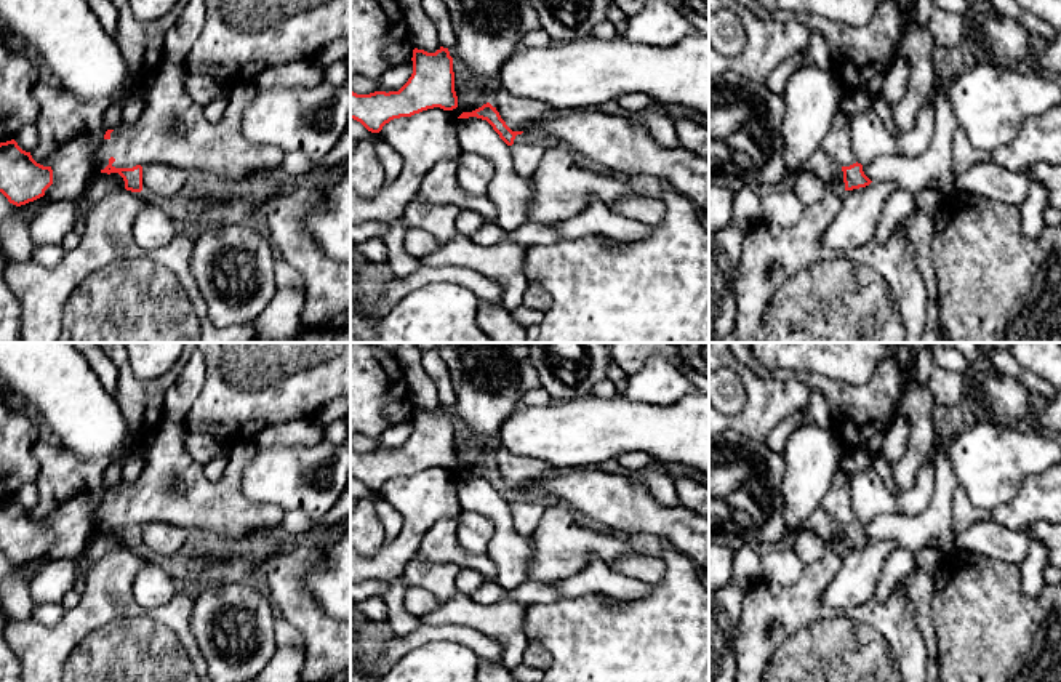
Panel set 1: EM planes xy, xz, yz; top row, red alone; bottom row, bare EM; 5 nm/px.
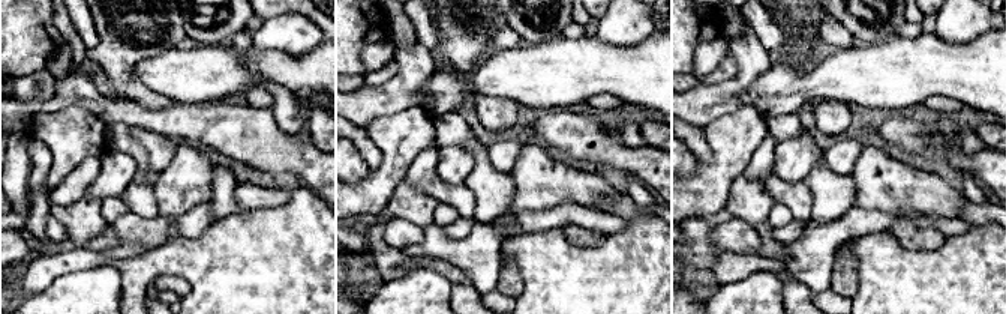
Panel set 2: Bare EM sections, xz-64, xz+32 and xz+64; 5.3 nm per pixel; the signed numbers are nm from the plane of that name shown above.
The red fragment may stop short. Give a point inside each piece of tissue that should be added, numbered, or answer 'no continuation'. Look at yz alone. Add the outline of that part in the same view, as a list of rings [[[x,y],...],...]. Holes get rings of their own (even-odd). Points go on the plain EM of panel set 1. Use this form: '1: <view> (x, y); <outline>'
1: yz (837, 503); [[[837,469],[832,485],[824,496],[821,506],[837,524],[850,525],[858,520],[851,495],[851,475],[848,475],[842,469]]]

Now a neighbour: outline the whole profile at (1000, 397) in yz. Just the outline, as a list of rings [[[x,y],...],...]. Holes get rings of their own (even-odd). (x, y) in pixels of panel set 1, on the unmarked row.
[[[970,368],[968,397],[976,403],[976,415],[995,429],[1011,429],[1013,423],[1029,423],[1040,403],[1021,381],[997,368]]]

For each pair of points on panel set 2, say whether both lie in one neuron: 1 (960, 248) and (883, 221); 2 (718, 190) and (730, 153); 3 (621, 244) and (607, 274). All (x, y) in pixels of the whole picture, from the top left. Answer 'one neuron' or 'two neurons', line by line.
1: two neurons
2: one neuron
3: one neuron

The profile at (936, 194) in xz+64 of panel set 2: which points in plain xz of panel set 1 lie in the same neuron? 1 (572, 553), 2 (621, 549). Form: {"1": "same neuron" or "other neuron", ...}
{"1": "same neuron", "2": "same neuron"}

